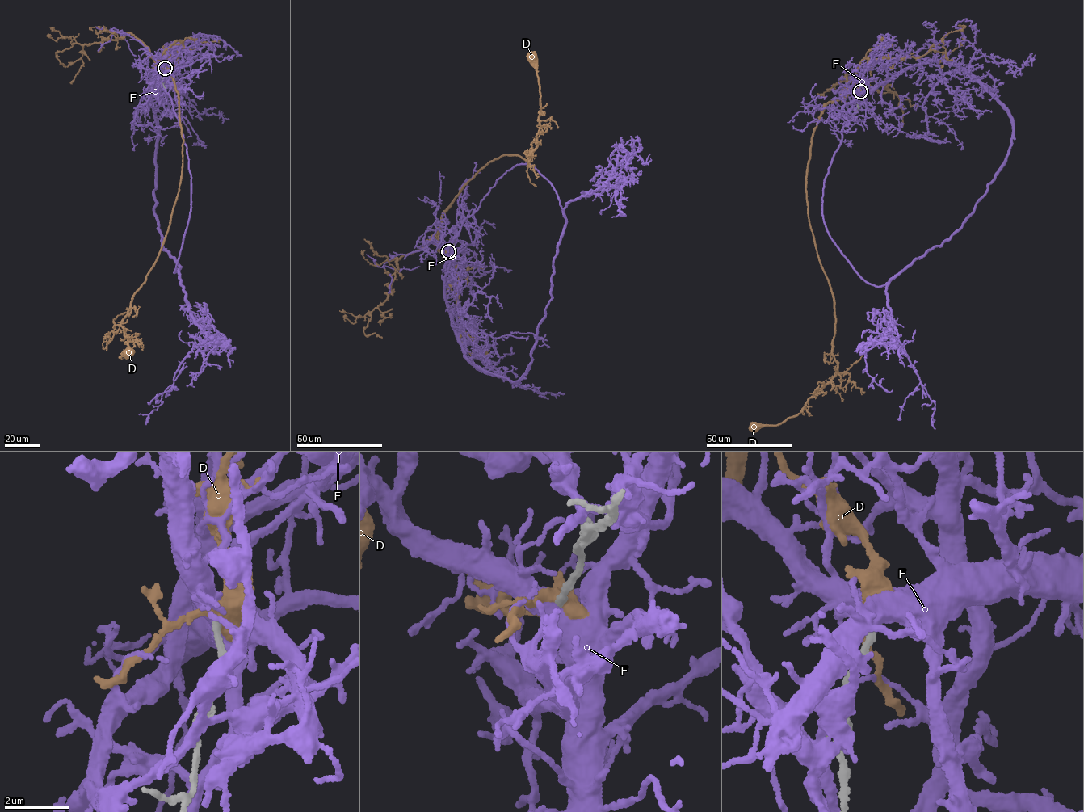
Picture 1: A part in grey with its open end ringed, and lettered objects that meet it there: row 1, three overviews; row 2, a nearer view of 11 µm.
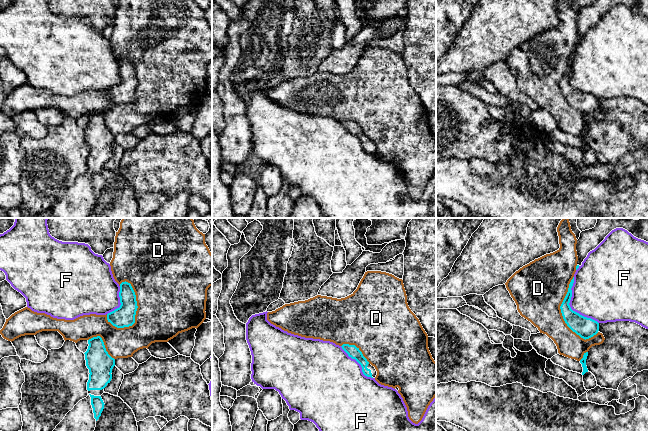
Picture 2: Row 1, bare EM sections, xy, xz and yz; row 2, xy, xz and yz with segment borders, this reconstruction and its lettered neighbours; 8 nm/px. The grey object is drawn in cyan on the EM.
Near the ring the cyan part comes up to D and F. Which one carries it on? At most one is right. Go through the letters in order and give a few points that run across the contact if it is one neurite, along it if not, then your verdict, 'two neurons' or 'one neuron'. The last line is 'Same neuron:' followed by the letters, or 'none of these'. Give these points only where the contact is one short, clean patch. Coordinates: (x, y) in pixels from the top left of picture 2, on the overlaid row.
D: two neurons
F: two neurons
Same neuron: none of these

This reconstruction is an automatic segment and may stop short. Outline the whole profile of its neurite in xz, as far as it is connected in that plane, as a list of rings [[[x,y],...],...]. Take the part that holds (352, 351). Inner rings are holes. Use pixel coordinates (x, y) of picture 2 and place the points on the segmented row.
[[[343,344],[342,349],[348,354],[349,357],[355,359],[362,367],[362,372],[365,376],[375,378],[377,371],[367,359],[363,356],[362,352],[355,345]]]

